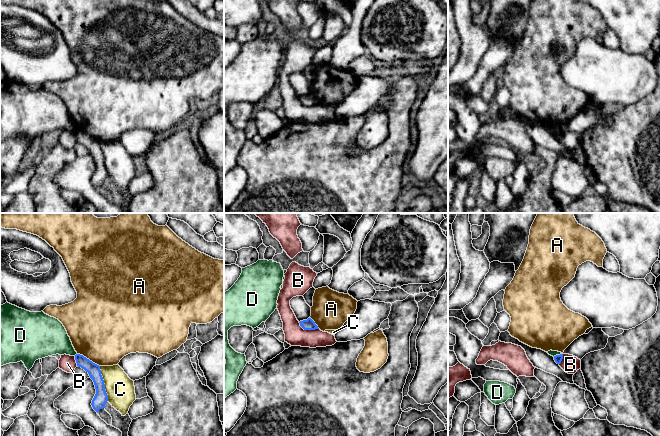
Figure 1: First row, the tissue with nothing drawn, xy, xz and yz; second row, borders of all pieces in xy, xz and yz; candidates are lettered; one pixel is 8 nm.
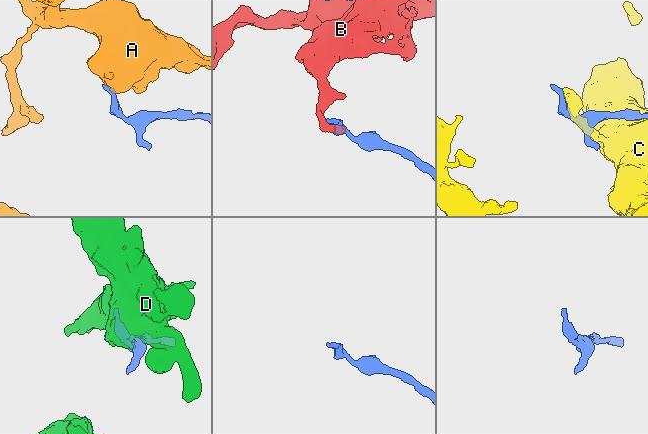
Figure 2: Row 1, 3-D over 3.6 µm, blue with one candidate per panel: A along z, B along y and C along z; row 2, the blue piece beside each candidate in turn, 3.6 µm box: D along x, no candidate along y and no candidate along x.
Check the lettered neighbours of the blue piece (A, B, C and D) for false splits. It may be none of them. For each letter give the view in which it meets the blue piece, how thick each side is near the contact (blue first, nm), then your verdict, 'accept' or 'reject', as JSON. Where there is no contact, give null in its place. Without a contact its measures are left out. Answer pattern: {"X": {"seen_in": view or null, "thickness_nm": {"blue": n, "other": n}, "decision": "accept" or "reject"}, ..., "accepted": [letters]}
{"A": {"seen_in": "xy", "thickness_nm": {"blue": 100, "other": 500}, "decision": "reject"}, "B": {"seen_in": "xz", "thickness_nm": {"blue": 90, "other": 170}, "decision": "reject"}, "C": {"seen_in": "xy", "thickness_nm": {"blue": 110, "other": 220}, "decision": "reject"}, "D": {"seen_in": "yz", "thickness_nm": {"blue": 60, "other": 50}, "decision": "reject"}, "accepted": []}

